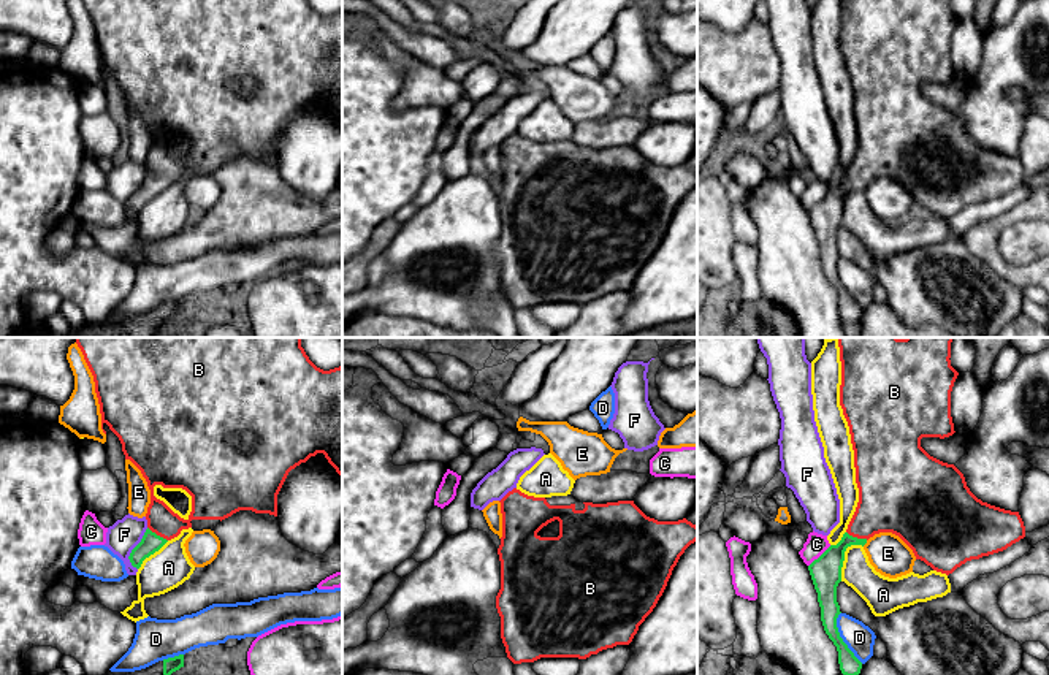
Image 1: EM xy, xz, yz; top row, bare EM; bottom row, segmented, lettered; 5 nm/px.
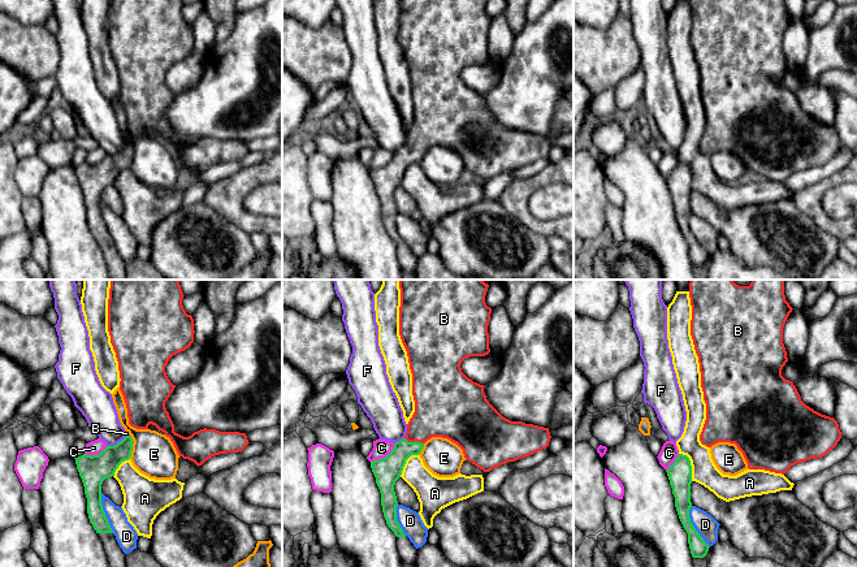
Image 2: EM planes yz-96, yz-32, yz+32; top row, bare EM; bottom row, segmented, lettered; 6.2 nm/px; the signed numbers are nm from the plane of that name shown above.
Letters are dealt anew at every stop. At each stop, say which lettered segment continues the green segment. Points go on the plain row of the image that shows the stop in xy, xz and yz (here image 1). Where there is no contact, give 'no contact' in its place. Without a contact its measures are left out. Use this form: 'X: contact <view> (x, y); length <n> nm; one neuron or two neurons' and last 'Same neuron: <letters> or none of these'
A: contact yz (843, 203); length 220 nm; two neurons
B: contact yz (856, 183); length 120 nm; one neuron
C: contact yz (821, 200); length 160 nm; two neurons
D: contact yz (840, 282); length 280 nm; two neurons
E: contact yz (864, 189); length 40 nm; two neurons
F: contact xy (133, 194); length 220 nm; two neurons
Same neuron: B

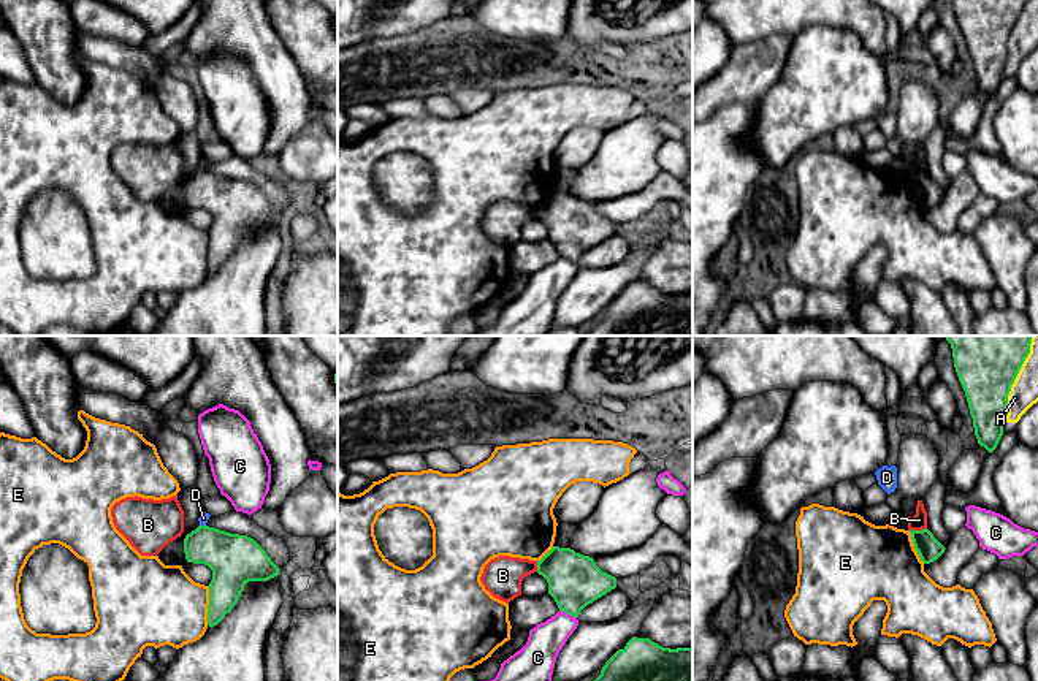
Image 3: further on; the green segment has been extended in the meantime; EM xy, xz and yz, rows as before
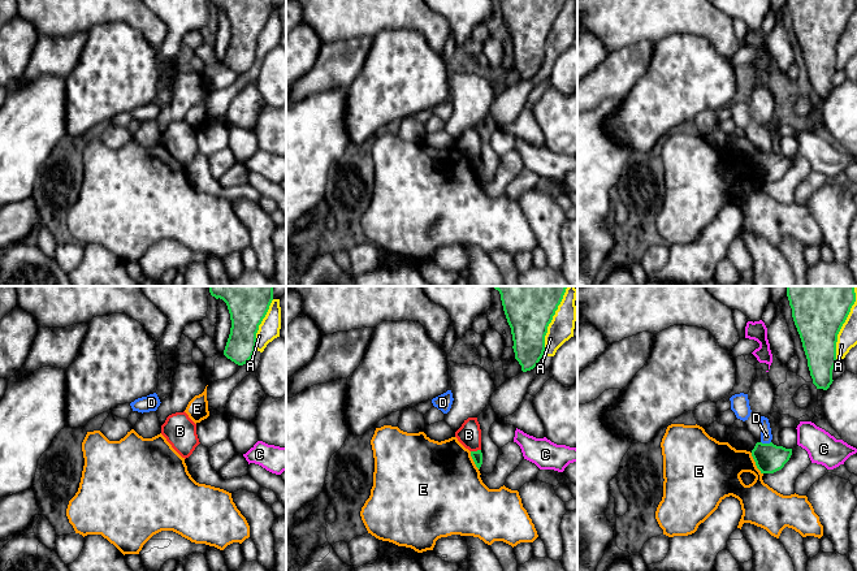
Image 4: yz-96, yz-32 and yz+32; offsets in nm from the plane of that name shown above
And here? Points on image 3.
A: contact yz (1010, 34); length 360 nm; two neurons
B: contact yz (918, 176); length 90 nm; two neurons
C: contact xz (568, 258); length 100 nm; two neurons
D: contact xy (203, 171); length 30 nm; two neurons
E: contact xy (208, 251); length 200 nm; two neurons
Same neuron: none of these

